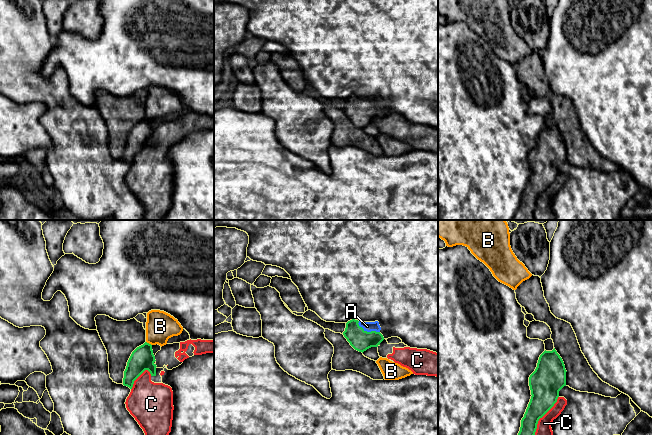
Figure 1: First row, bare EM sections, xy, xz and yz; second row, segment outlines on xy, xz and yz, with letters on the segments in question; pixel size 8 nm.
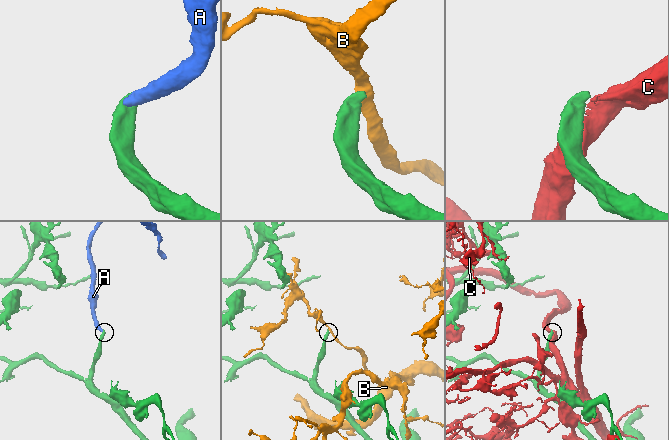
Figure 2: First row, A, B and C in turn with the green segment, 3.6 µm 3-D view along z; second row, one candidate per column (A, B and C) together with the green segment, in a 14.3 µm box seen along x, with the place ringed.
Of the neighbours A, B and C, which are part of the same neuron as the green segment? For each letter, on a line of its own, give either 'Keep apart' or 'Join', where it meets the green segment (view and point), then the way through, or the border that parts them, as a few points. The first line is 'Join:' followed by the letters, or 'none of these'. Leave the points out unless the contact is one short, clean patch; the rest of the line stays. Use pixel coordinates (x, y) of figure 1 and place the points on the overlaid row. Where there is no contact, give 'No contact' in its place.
Join: A
A: Join. Touches green at xz (368, 332). Path across: xz (360, 340), (368, 332), (367, 326)
B: Keep apart. Touches green at xy (148, 343)
C: Keep apart. Touches green at yz (543, 415)

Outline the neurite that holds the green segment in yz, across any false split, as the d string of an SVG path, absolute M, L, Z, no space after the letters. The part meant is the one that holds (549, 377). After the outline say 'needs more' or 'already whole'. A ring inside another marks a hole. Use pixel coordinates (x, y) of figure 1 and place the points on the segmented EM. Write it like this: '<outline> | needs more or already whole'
M555 348L540 355L536 369L529 377L532 396L518 435L535 435L539 419L554 406L559 391L566 386L566 372Z | already whole

